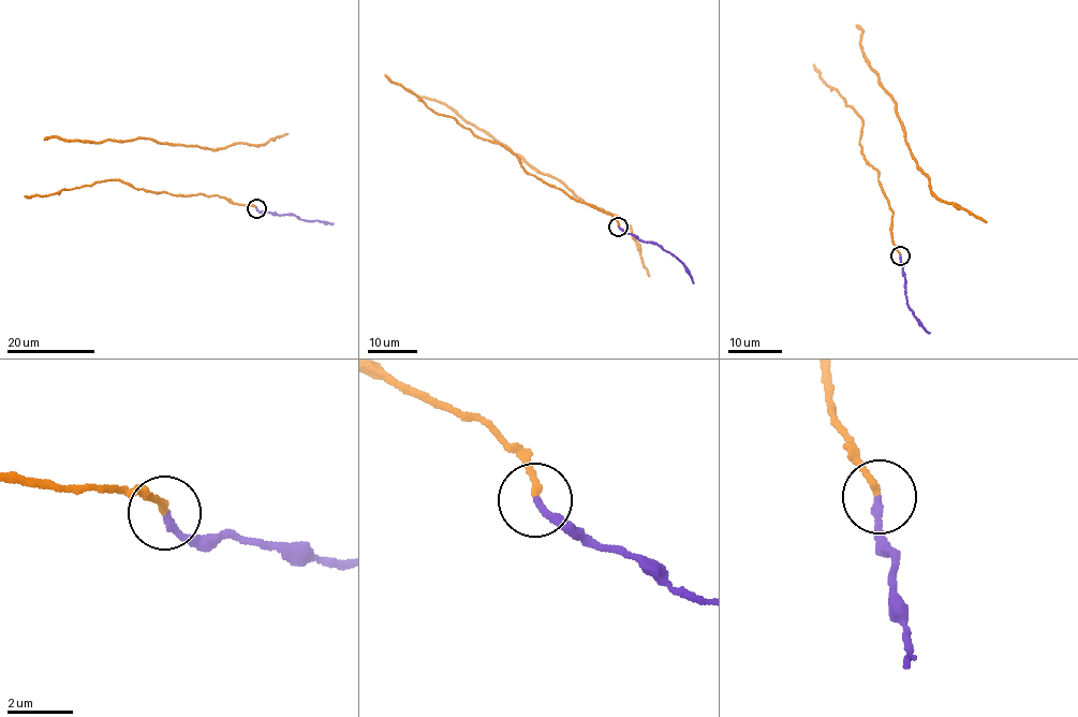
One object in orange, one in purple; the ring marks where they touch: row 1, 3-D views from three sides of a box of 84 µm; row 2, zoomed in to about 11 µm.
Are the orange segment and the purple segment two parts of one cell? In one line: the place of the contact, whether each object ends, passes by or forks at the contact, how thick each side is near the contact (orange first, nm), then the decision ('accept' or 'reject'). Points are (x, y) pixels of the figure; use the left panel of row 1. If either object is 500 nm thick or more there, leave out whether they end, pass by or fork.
place (256, 208); orange ends; purple ends; calibres 200 and 200 nm; accept

